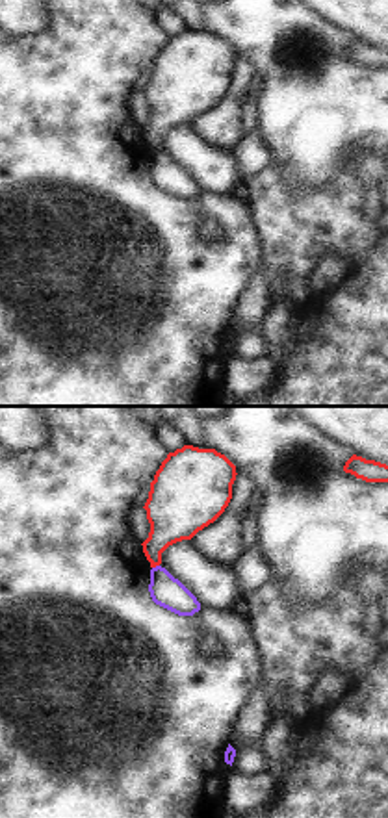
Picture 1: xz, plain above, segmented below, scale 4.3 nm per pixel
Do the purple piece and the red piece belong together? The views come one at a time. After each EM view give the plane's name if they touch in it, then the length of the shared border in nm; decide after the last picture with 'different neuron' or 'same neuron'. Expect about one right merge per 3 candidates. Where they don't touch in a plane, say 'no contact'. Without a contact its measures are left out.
xz | 40 nm

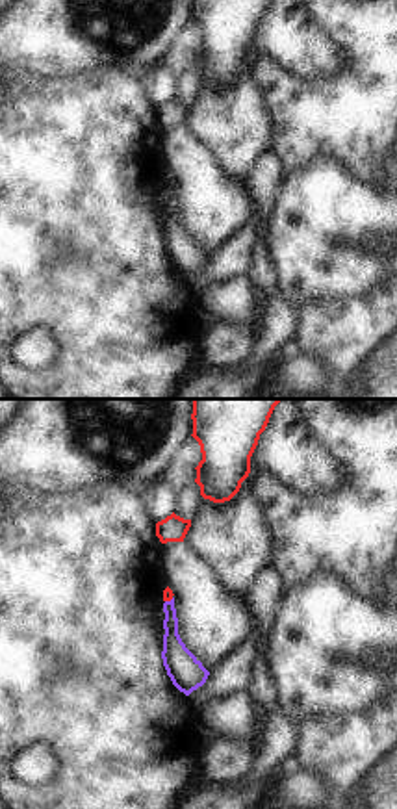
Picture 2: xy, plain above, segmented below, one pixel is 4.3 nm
xy | 40 nm

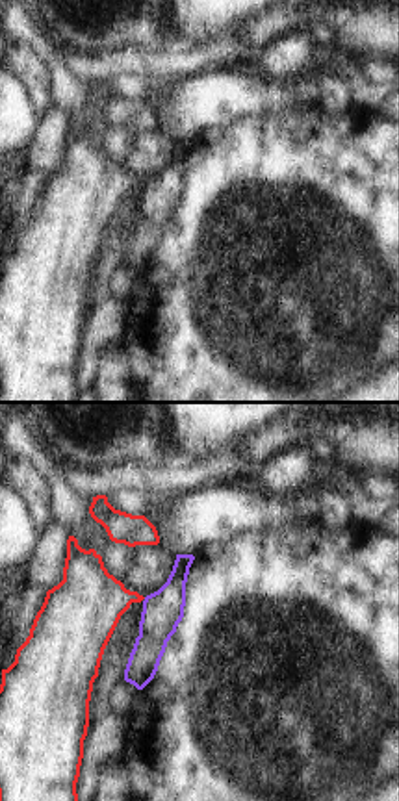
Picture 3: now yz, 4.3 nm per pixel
no contact

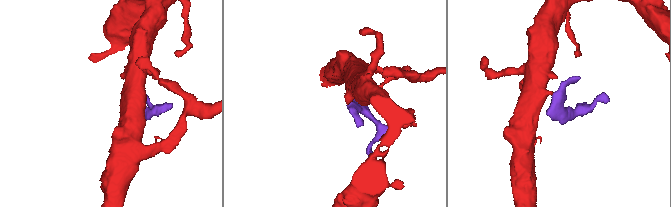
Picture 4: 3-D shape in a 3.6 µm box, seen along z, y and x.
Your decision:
different neuron

